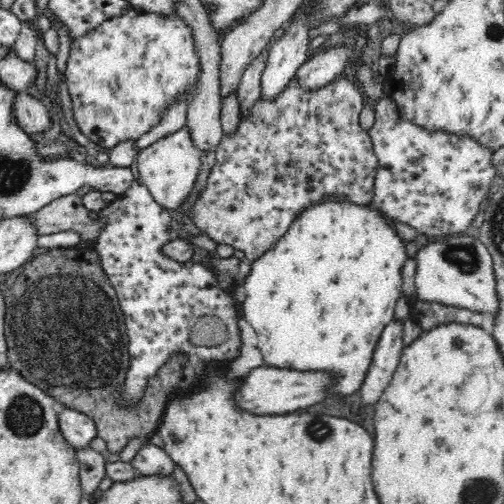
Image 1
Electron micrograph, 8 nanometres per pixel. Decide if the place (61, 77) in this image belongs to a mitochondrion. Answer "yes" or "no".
no

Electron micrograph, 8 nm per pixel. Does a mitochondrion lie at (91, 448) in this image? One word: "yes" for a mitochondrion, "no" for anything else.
no

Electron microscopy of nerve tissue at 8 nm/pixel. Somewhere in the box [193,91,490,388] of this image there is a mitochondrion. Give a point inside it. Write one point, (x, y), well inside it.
(460, 254)

